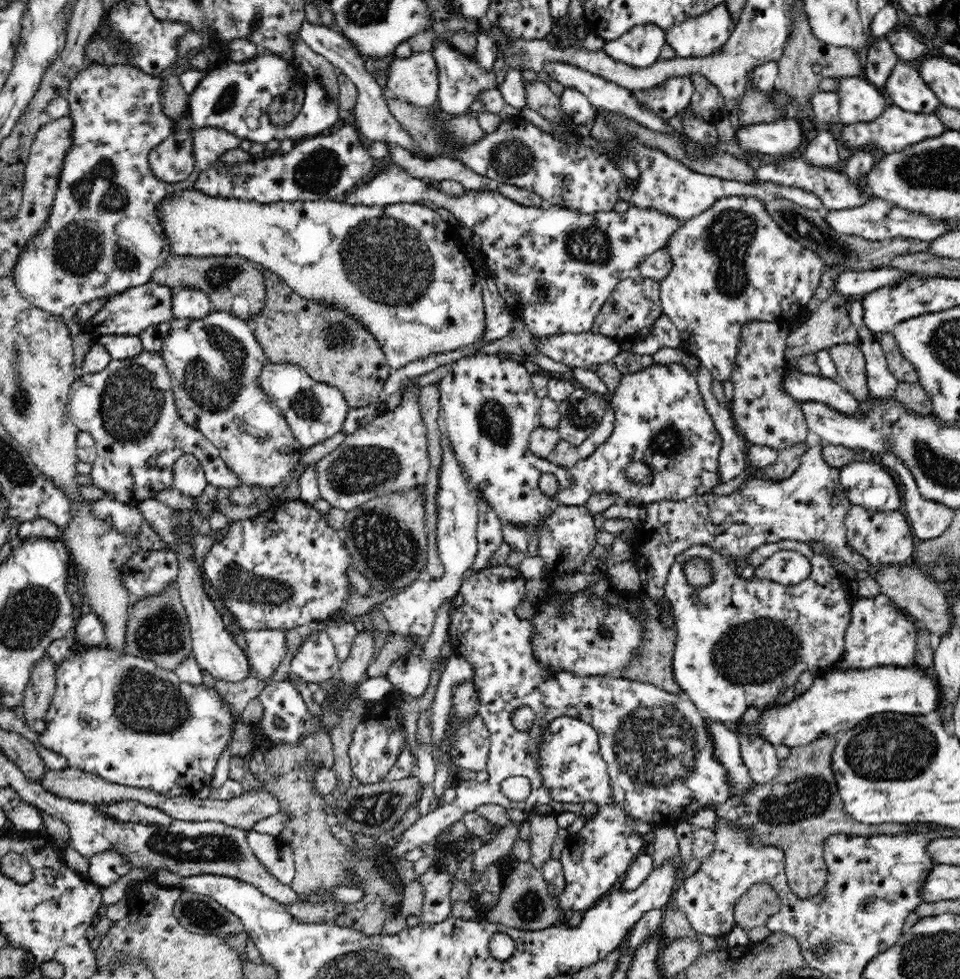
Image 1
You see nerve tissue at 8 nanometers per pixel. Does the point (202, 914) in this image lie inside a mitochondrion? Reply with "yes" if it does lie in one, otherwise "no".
yes

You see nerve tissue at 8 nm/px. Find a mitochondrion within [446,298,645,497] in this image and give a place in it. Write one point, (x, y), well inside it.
(493, 419)

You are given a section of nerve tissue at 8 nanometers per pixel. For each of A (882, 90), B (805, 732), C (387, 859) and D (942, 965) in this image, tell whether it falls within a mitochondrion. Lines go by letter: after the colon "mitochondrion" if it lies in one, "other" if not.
A: other
B: other
C: other
D: mitochondrion

